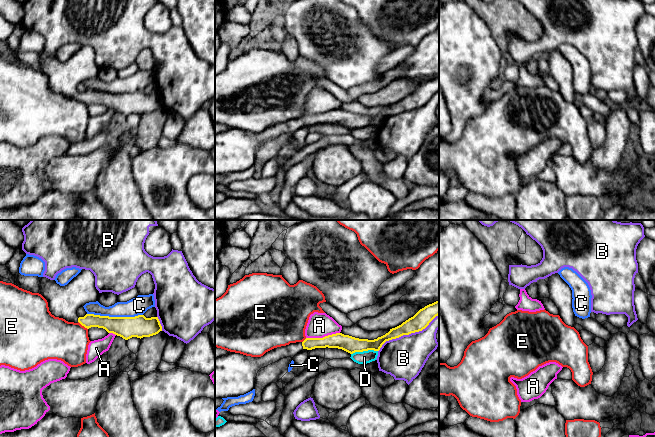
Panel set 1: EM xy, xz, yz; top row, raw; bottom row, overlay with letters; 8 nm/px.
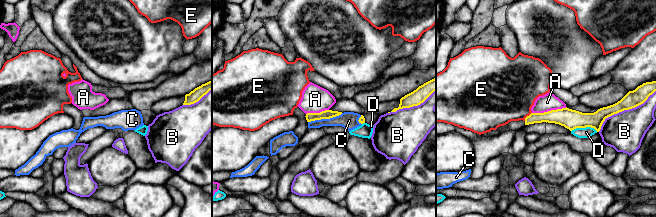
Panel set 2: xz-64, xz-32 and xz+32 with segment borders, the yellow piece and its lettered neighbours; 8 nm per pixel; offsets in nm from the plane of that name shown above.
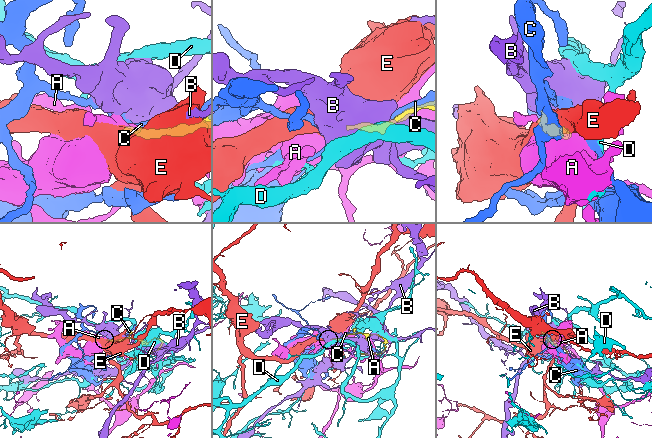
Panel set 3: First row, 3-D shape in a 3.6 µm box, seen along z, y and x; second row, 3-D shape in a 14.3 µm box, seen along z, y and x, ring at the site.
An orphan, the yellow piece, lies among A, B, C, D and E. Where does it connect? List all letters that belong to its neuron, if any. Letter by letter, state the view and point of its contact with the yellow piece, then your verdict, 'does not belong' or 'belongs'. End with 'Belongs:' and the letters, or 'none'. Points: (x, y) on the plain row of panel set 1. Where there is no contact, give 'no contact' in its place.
A: xz (323, 113) | does not belong
B: xz (407, 110) | does not belong
C: xy (115, 93) | does not belong
D: xz (364, 126) | does not belong
E: xy (83, 101) | does not belong
Belongs: none

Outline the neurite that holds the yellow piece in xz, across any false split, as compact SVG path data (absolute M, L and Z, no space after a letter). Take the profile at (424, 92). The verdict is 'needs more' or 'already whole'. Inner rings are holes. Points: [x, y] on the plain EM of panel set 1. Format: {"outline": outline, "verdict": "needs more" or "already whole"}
{"outline": "M439 76L420 85L413 93L374 116L336 109L323 114L306 114L303 118L277 123L261 133L230 128L215 134L215 175L238 173L252 167L261 144L283 134L293 134L303 125L338 124L350 130L368 126L379 127L386 117L422 107L438 91Z", "verdict": "needs more"}

